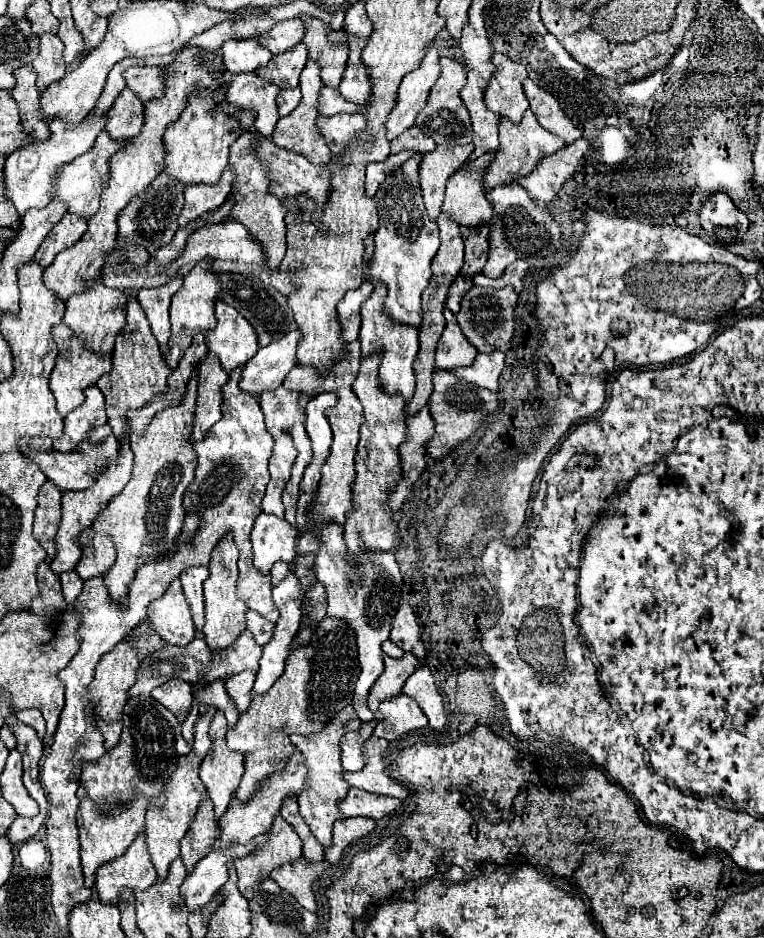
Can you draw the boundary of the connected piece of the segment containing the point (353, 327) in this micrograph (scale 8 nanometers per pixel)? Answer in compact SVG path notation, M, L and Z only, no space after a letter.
M363 281L363 285L359 289L349 291L337 305L339 321L343 327L343 335L345 335L343 339L347 343L355 341L359 337L359 309L369 299L369 293L373 293L373 285L369 281Z

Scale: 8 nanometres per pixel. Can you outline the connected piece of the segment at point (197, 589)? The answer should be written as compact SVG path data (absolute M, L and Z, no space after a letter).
M205 565L189 567L179 575L183 591L185 591L185 597L187 597L187 603L189 603L191 613L193 613L193 621L195 621L197 631L205 623L205 619L203 619L203 615L205 615L205 611L203 611L203 581L207 577L209 577L209 569Z

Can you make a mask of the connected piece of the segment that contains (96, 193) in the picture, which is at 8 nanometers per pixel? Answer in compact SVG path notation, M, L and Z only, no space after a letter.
M101 131L101 135L97 137L95 147L93 147L91 151L87 151L85 155L77 157L73 163L67 163L67 165L61 169L61 175L57 177L57 183L55 183L53 197L65 201L71 213L91 217L91 215L99 209L101 191L105 189L105 183L109 181L109 161L111 161L111 157L113 157L117 151L125 149L127 143L129 143L129 139L113 139L107 131Z

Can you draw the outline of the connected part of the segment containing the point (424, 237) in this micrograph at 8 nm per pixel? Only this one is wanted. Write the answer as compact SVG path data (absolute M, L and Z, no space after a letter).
M415 155L405 161L381 183L379 191L375 193L375 203L379 207L379 231L375 237L373 257L367 265L367 275L375 281L381 281L387 289L383 313L393 323L411 325L415 329L419 329L423 321L421 293L429 287L433 277L431 261L439 249L439 229L425 211L417 181L417 167L421 157L423 155Z

